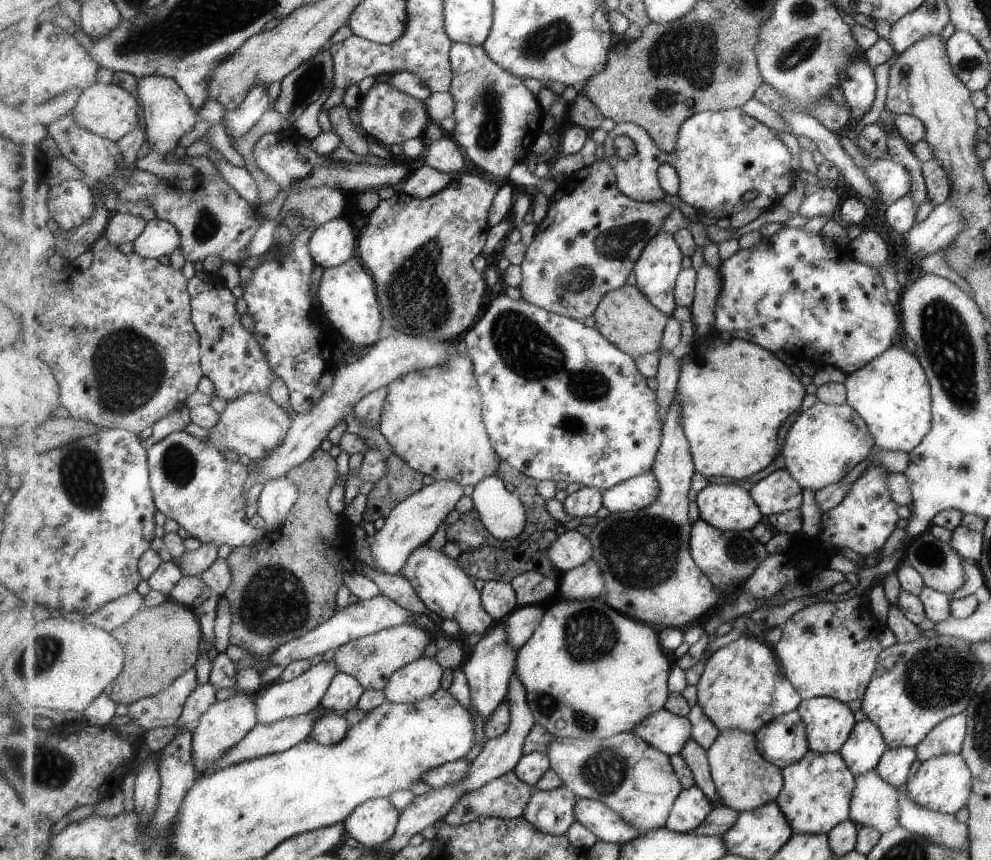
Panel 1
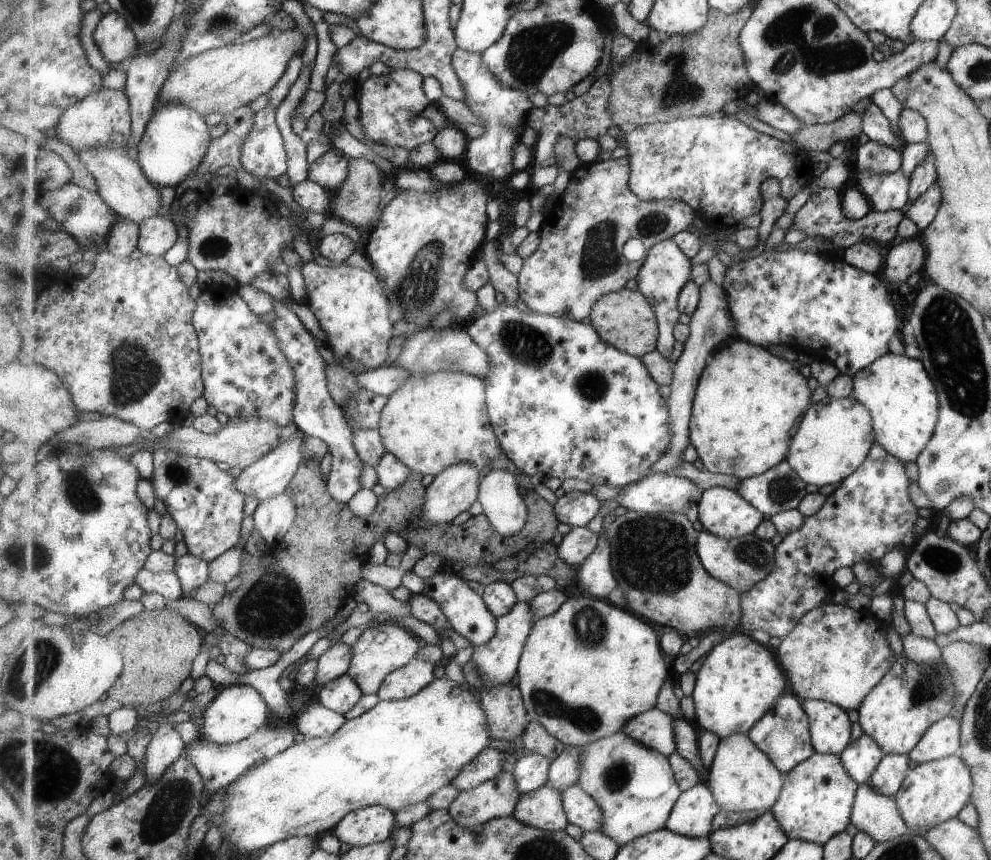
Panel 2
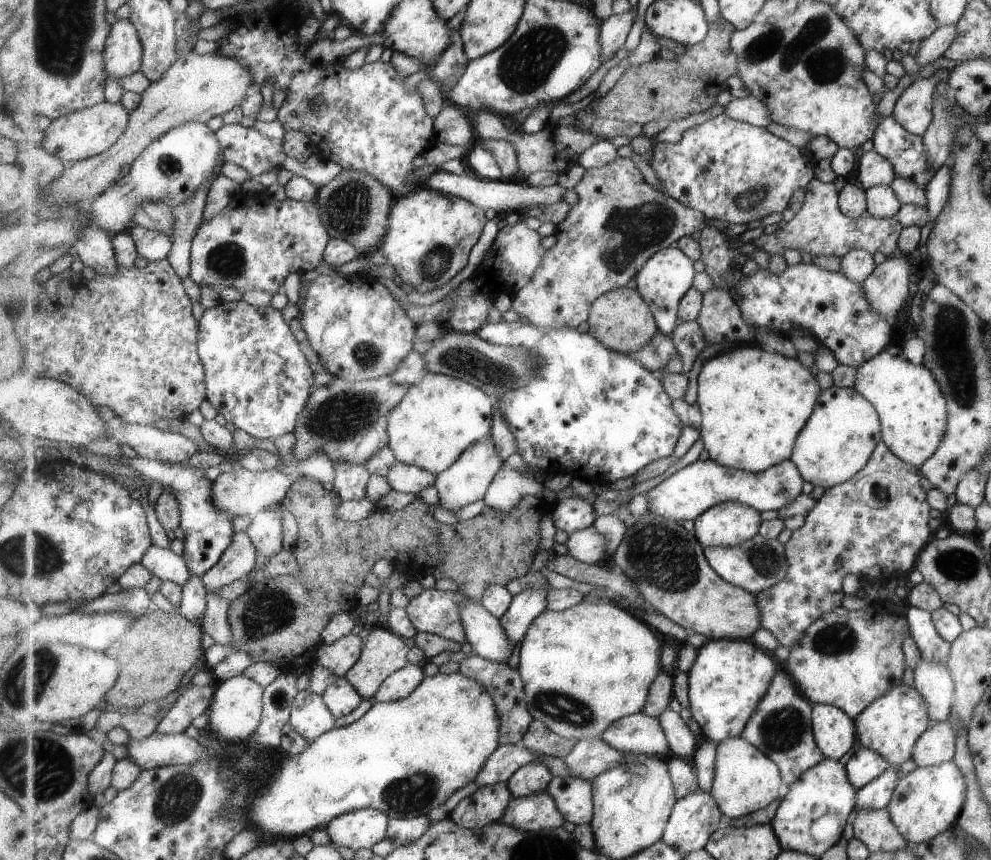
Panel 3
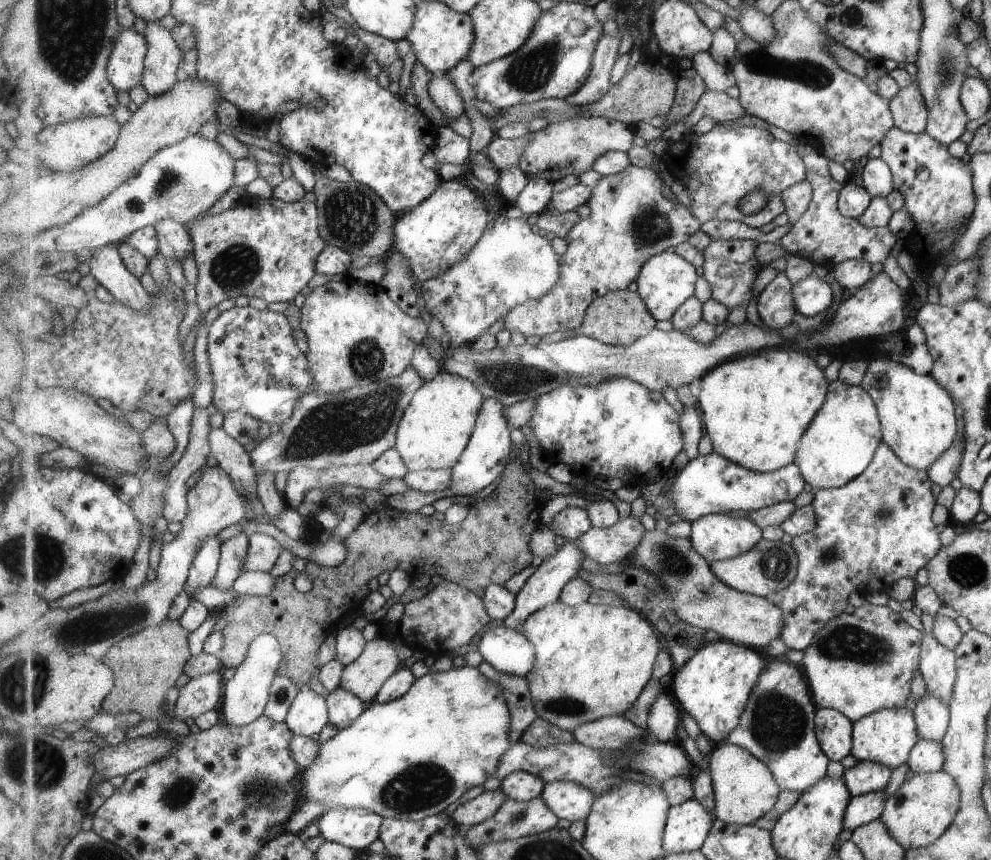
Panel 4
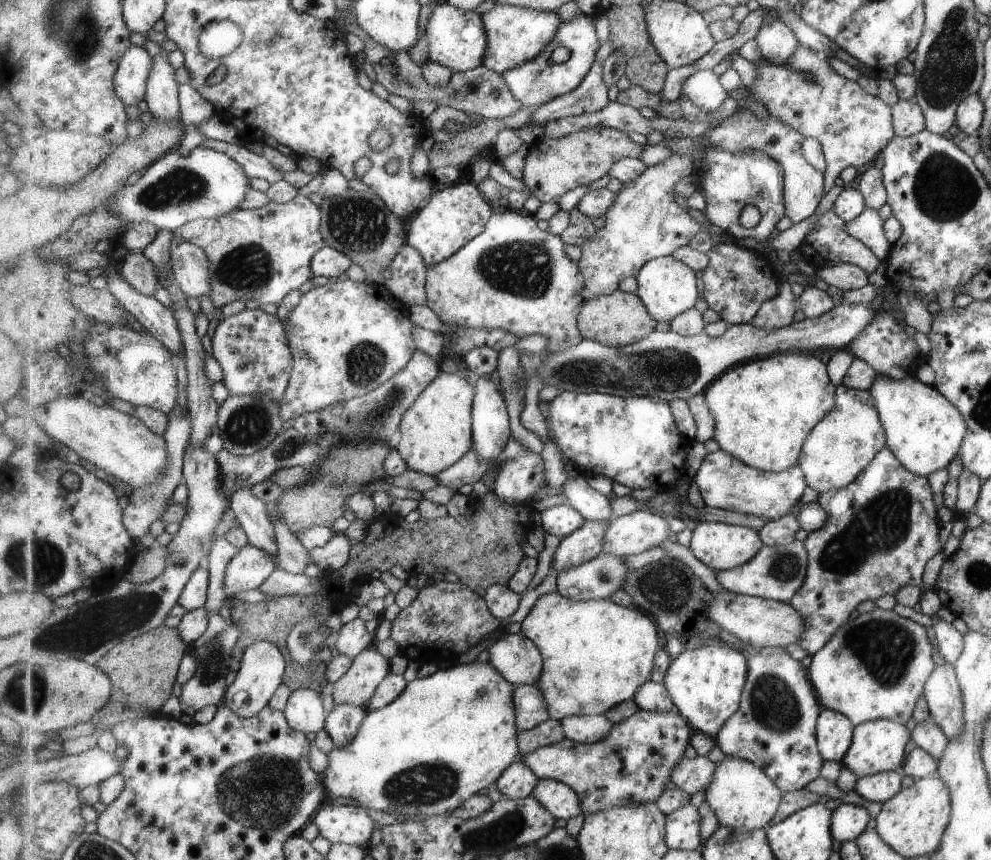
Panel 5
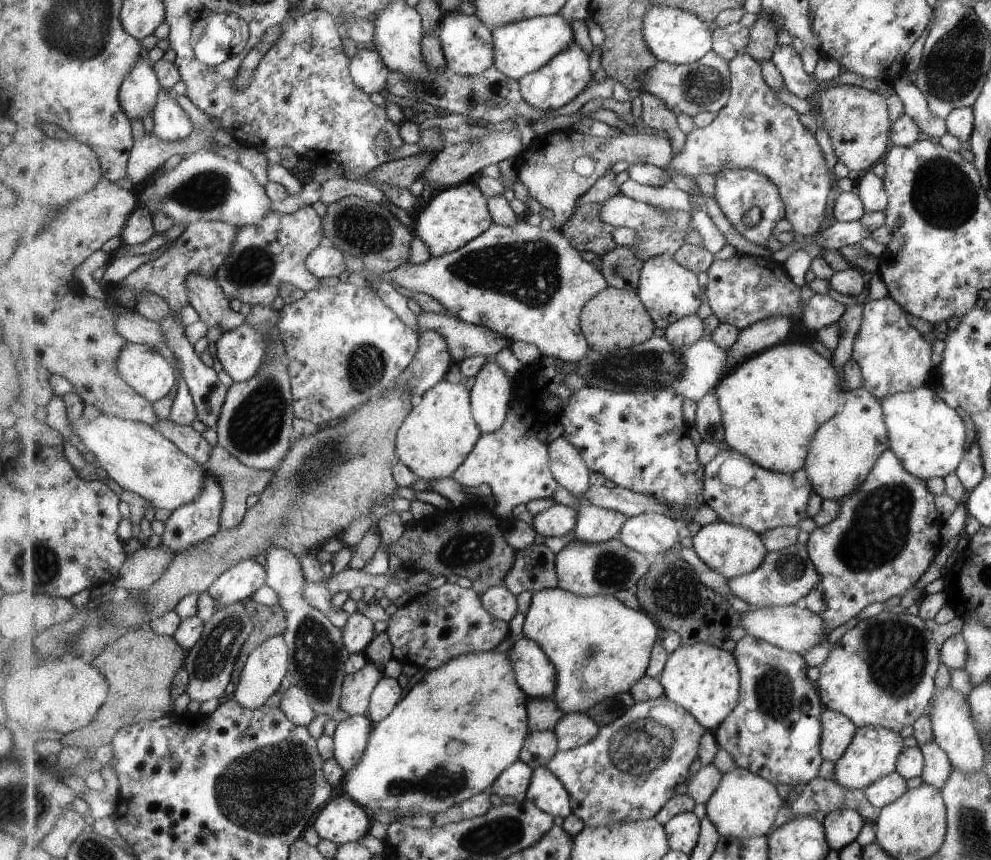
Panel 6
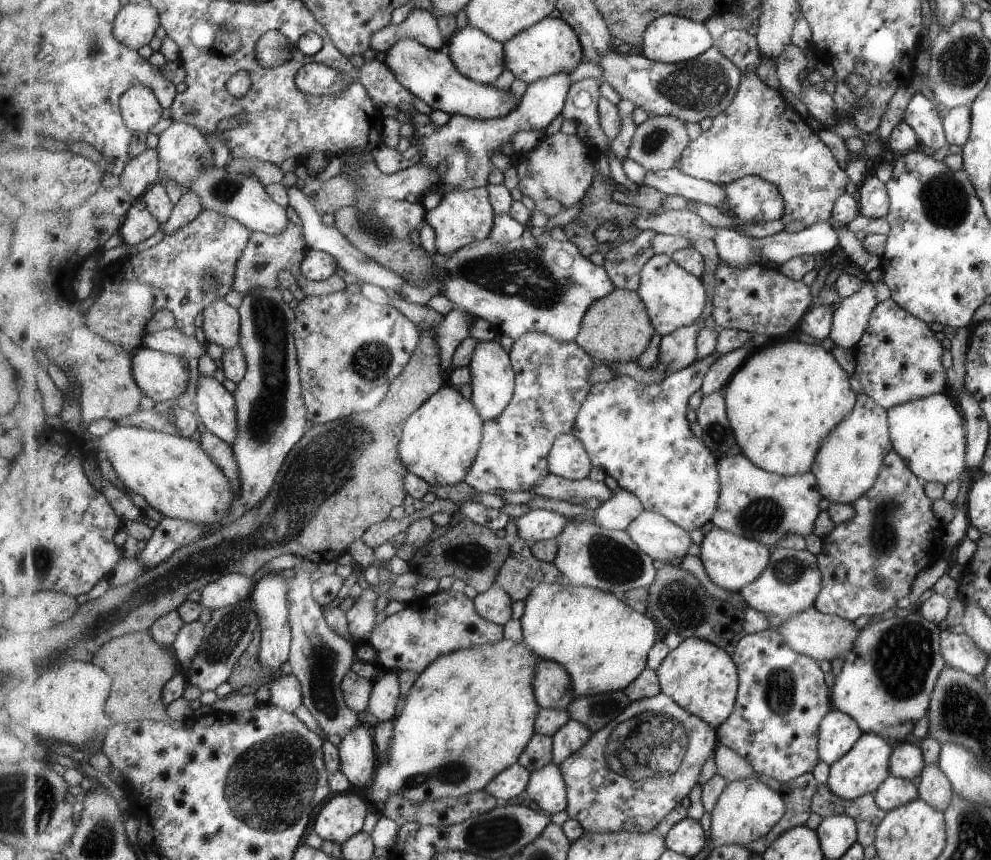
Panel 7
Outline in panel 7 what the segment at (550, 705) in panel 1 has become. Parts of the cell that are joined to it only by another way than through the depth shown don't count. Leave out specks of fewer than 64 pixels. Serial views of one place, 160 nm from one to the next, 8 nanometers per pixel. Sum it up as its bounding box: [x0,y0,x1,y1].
[521,583,660,698]

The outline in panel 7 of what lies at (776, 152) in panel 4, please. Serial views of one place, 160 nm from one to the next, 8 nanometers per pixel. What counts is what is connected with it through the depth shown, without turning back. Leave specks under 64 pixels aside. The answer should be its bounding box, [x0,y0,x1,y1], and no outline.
[723,175,786,223]

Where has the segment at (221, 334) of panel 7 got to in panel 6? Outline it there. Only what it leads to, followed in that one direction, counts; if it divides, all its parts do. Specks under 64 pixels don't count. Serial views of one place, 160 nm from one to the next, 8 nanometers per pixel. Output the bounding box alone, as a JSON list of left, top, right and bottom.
[189,275,246,332]

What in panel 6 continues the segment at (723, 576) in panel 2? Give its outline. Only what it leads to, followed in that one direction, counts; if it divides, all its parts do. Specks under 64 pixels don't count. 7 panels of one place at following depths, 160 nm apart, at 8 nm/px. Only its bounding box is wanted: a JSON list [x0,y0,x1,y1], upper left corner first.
[729,543,821,608]

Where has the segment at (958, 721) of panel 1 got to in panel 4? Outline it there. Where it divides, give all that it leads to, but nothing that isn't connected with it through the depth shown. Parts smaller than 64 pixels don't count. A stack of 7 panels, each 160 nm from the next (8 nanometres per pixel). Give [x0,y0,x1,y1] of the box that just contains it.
[907,738,944,774]

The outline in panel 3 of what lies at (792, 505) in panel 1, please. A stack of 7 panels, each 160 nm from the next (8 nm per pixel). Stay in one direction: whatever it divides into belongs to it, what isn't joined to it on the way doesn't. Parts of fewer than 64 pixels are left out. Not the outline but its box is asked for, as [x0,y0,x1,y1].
[646,459,805,522]

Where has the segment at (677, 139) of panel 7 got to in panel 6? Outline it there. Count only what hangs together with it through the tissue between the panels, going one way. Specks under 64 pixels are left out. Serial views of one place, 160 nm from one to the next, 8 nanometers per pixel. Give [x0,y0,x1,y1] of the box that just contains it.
[518,128,676,230]

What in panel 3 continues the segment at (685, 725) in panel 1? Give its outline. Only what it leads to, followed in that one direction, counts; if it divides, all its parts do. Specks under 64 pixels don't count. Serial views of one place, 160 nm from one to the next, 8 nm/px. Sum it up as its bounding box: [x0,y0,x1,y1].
[600,712,672,756]

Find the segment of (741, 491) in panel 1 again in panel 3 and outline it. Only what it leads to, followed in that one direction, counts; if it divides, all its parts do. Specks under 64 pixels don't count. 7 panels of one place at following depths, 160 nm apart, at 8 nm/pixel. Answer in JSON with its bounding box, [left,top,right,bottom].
[695,502,761,547]

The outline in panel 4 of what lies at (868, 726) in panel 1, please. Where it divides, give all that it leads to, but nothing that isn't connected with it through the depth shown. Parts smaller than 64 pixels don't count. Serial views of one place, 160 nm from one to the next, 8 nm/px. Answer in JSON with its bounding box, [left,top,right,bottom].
[841,761,892,797]

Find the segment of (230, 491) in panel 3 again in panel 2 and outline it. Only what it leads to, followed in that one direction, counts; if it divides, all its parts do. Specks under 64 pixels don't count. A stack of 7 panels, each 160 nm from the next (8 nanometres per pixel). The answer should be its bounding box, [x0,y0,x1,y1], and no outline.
[236,433,308,503]

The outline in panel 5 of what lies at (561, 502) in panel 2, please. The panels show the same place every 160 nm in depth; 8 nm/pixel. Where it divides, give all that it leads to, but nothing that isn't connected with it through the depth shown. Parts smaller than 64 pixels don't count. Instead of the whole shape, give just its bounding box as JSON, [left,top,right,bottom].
[540,502,586,540]

